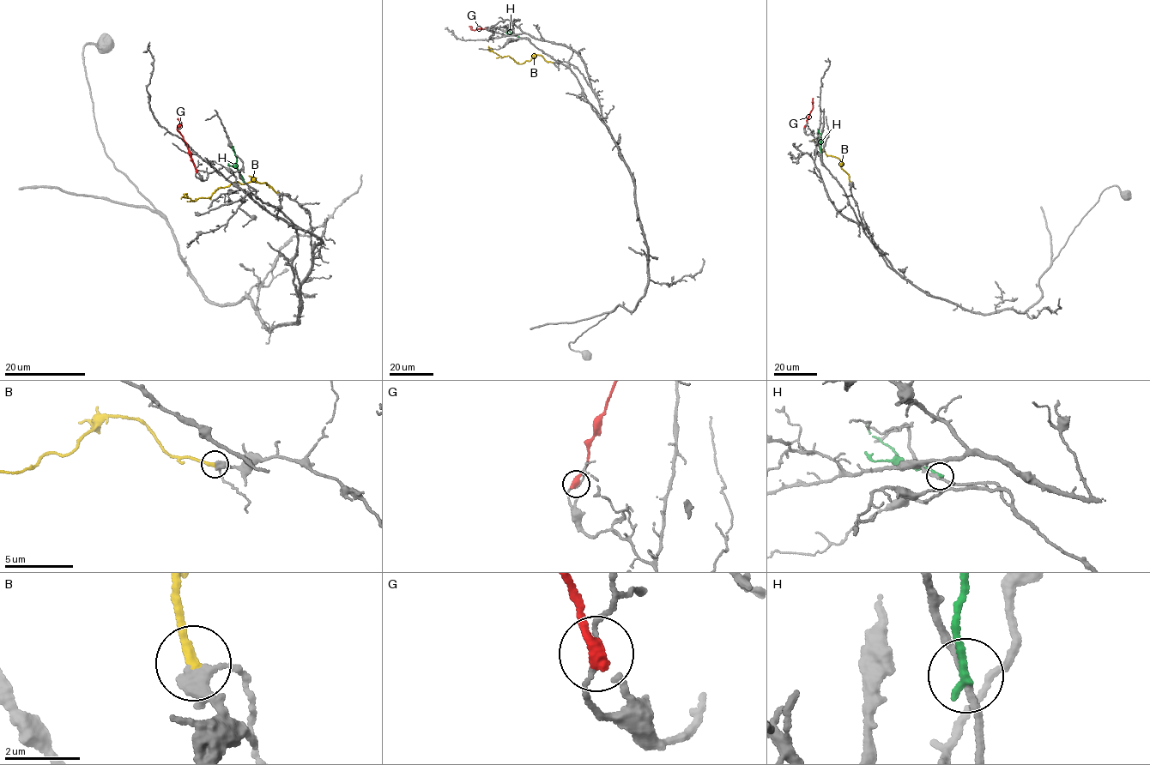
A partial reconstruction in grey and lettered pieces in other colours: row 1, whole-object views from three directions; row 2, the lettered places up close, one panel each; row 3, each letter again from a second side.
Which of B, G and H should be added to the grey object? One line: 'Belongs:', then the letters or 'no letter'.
Belongs: B

